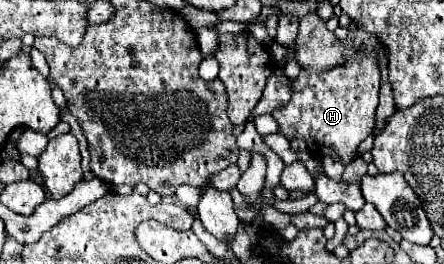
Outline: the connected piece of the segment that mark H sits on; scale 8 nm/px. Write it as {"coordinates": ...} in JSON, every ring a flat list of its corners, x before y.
{"coordinates":[[351,53,347,57,349,61,345,65,339,65,331,71,301,71,301,75,291,81,293,85,293,97,283,107,273,111,273,117,279,123,279,129,285,137,303,137,307,141,307,149,315,157,331,155,335,161,341,161,347,165,355,159,359,143,373,131,375,127,375,109,377,109,377,95,379,95,379,67,377,67,377,55,375,53]]}

